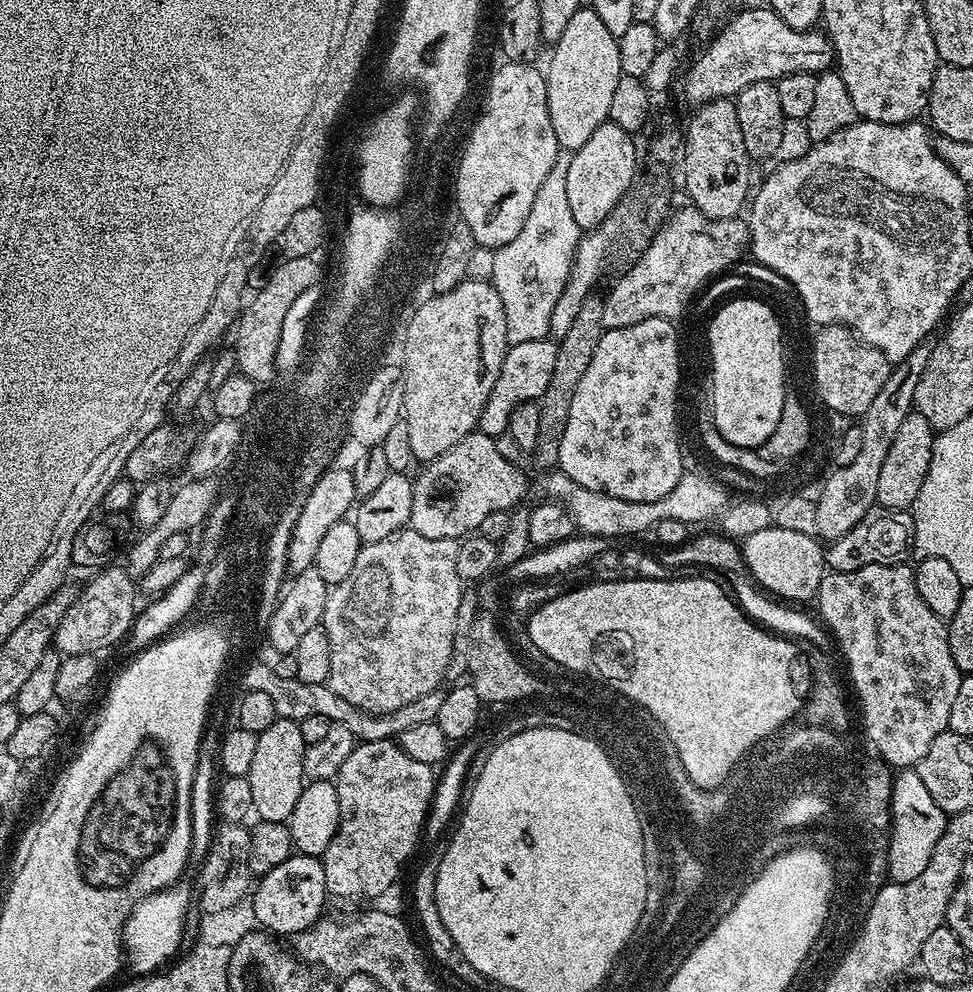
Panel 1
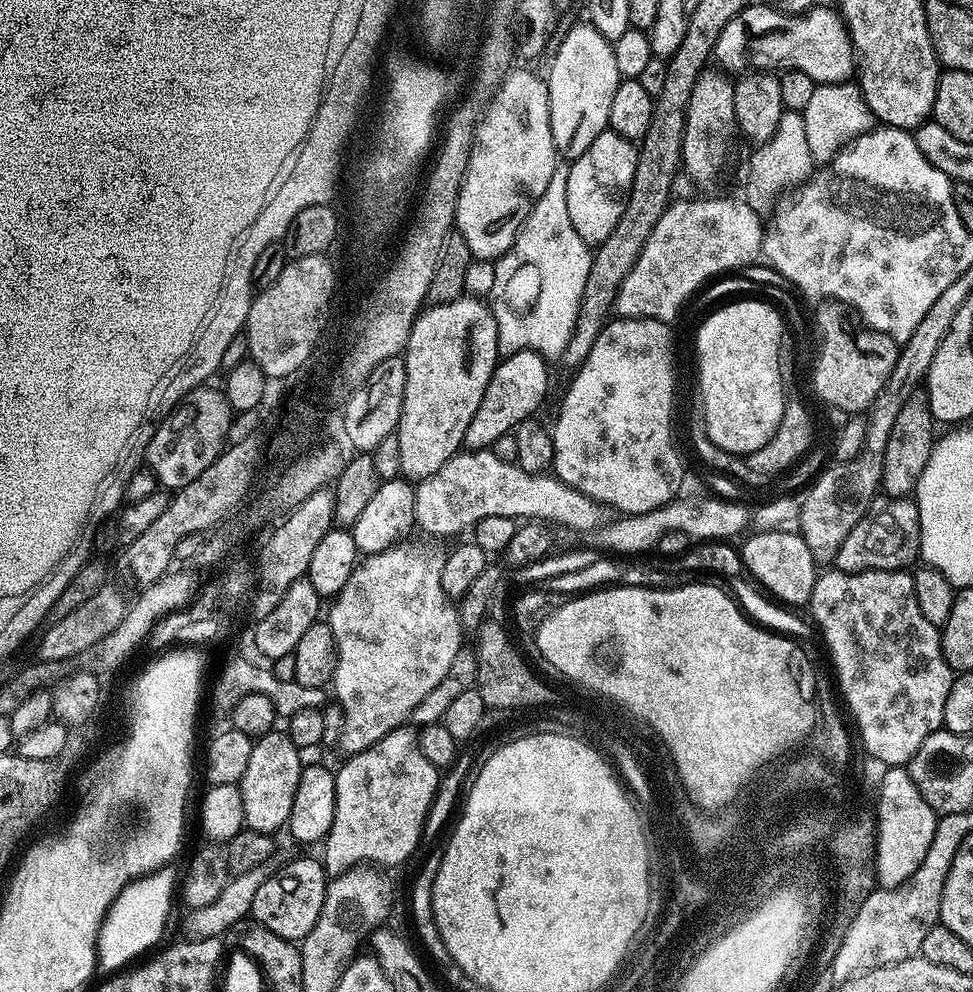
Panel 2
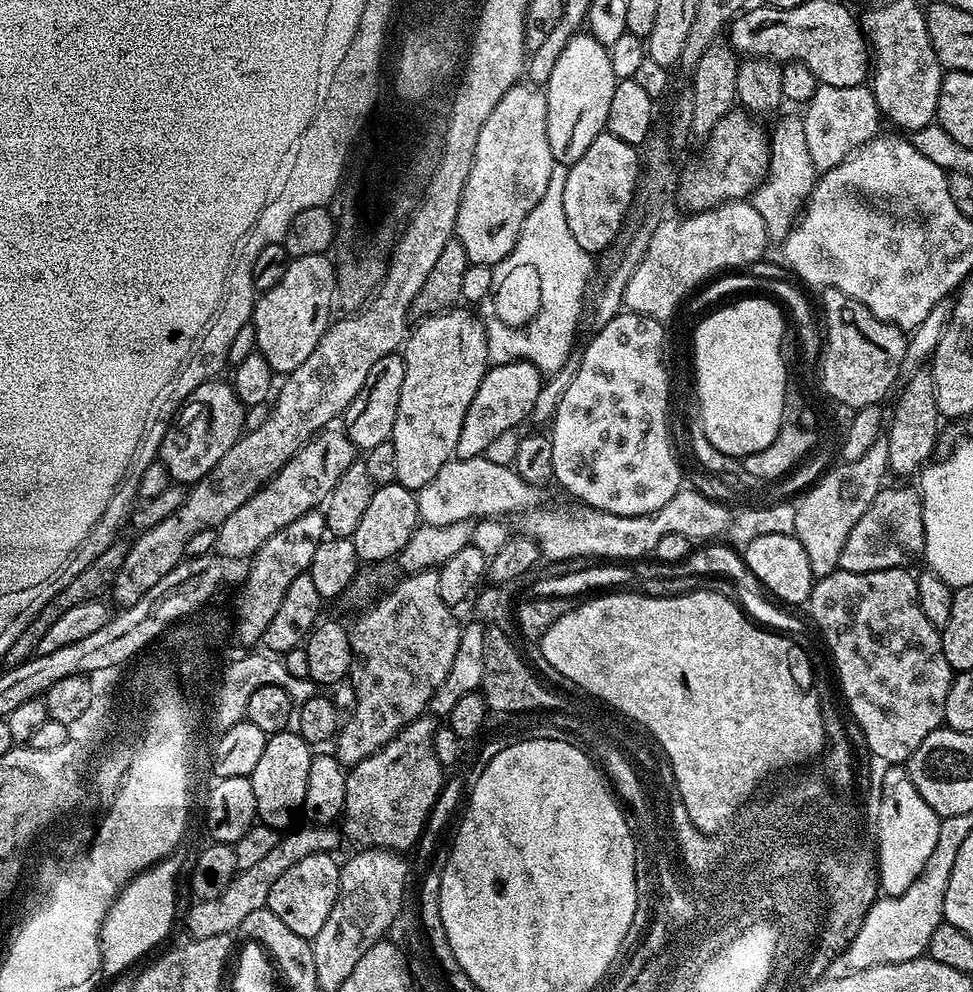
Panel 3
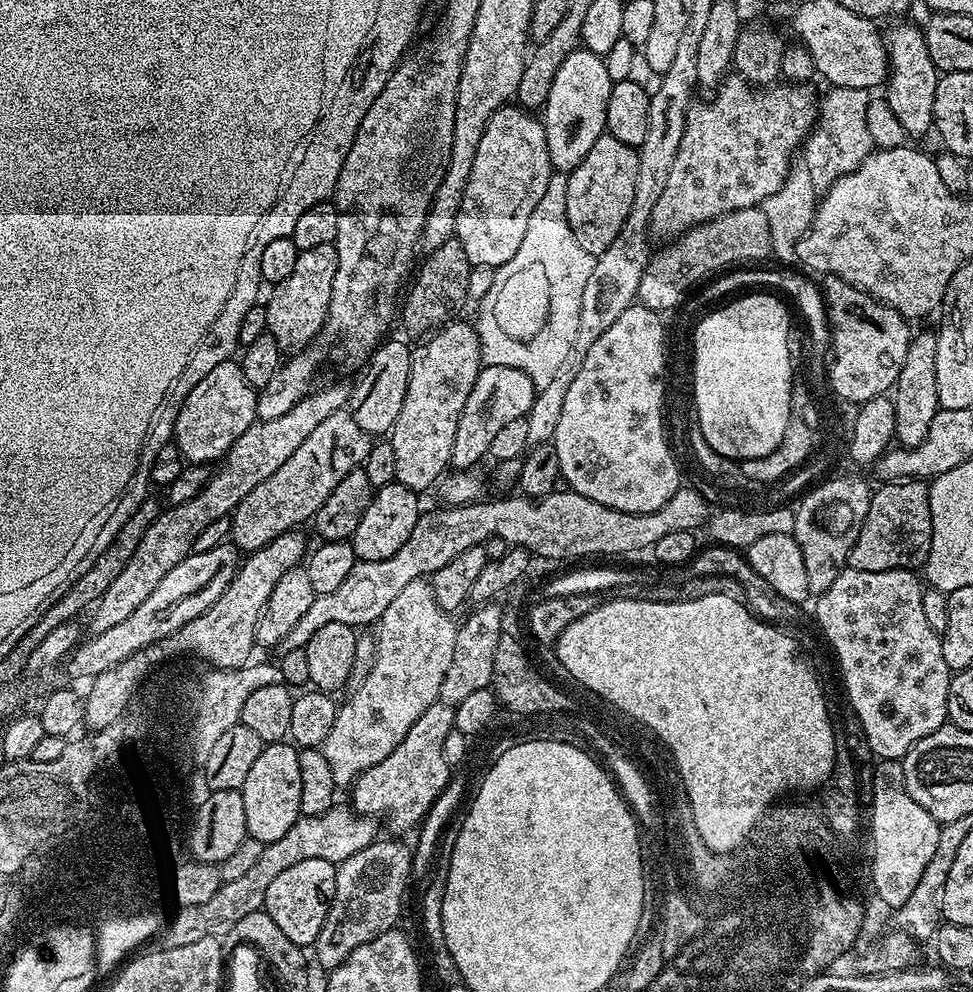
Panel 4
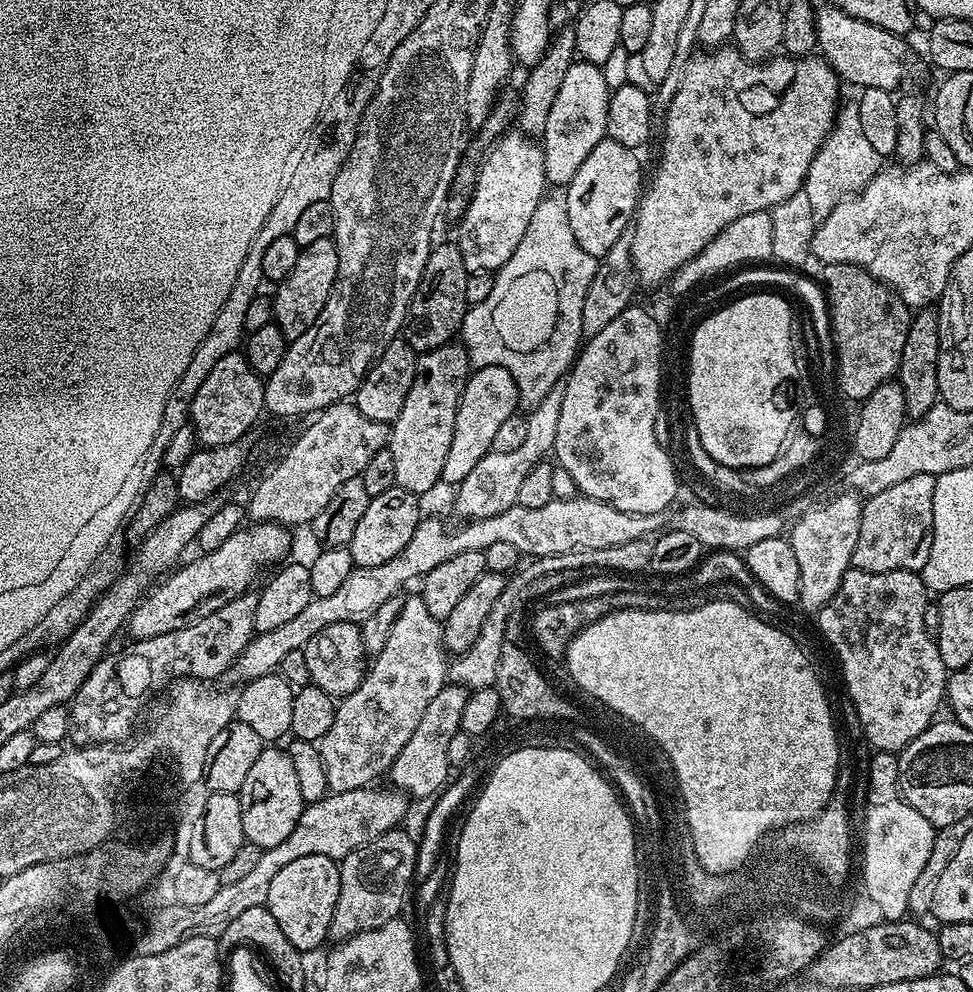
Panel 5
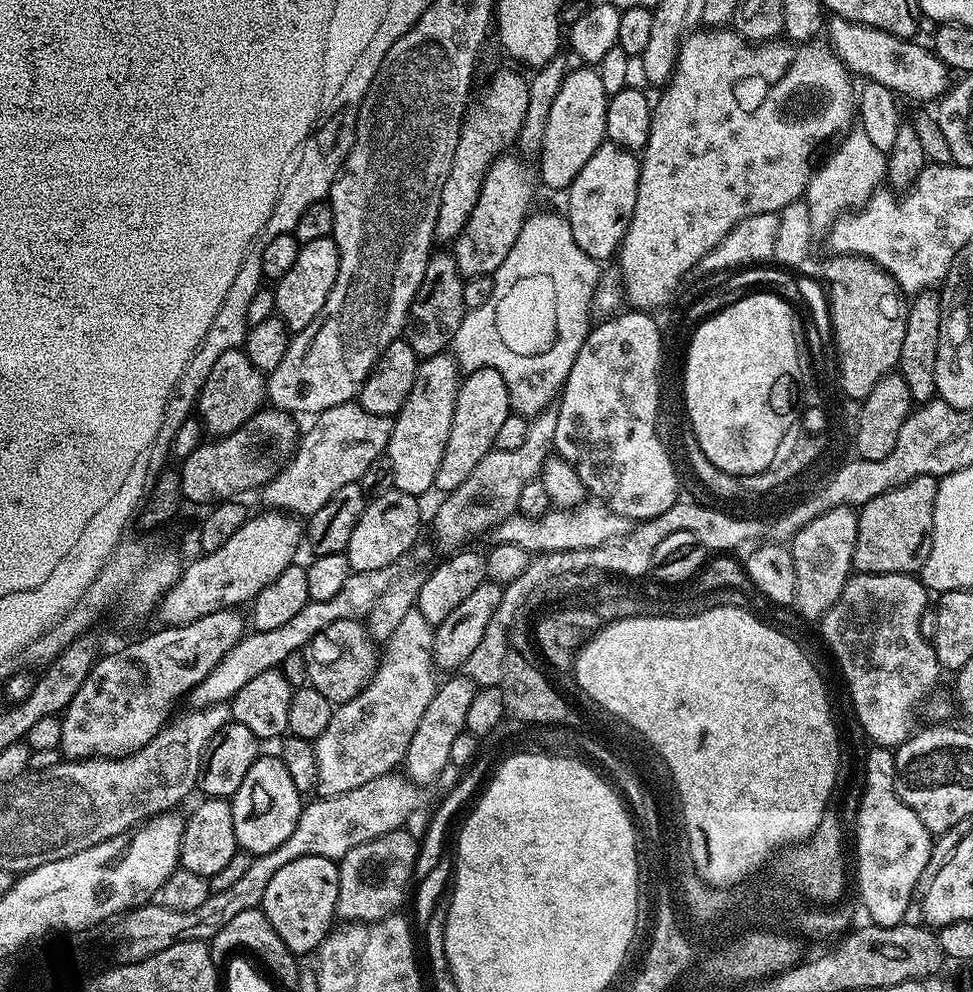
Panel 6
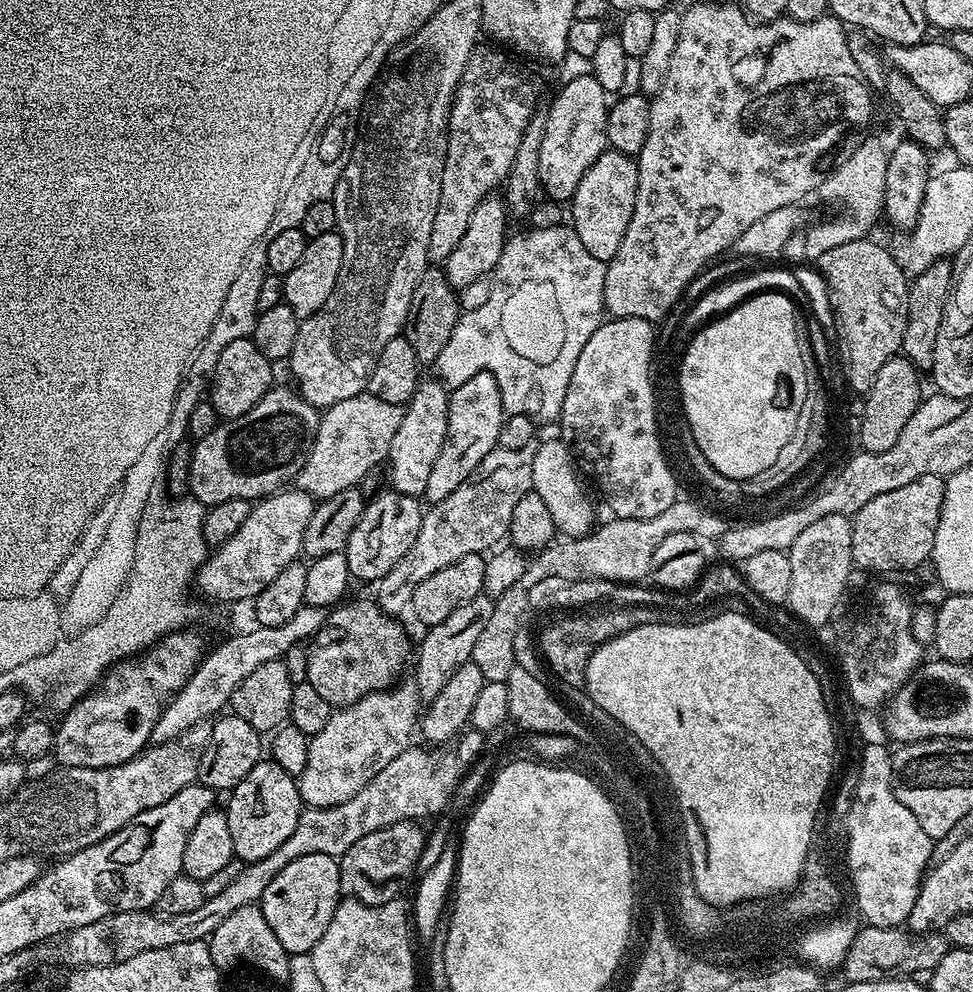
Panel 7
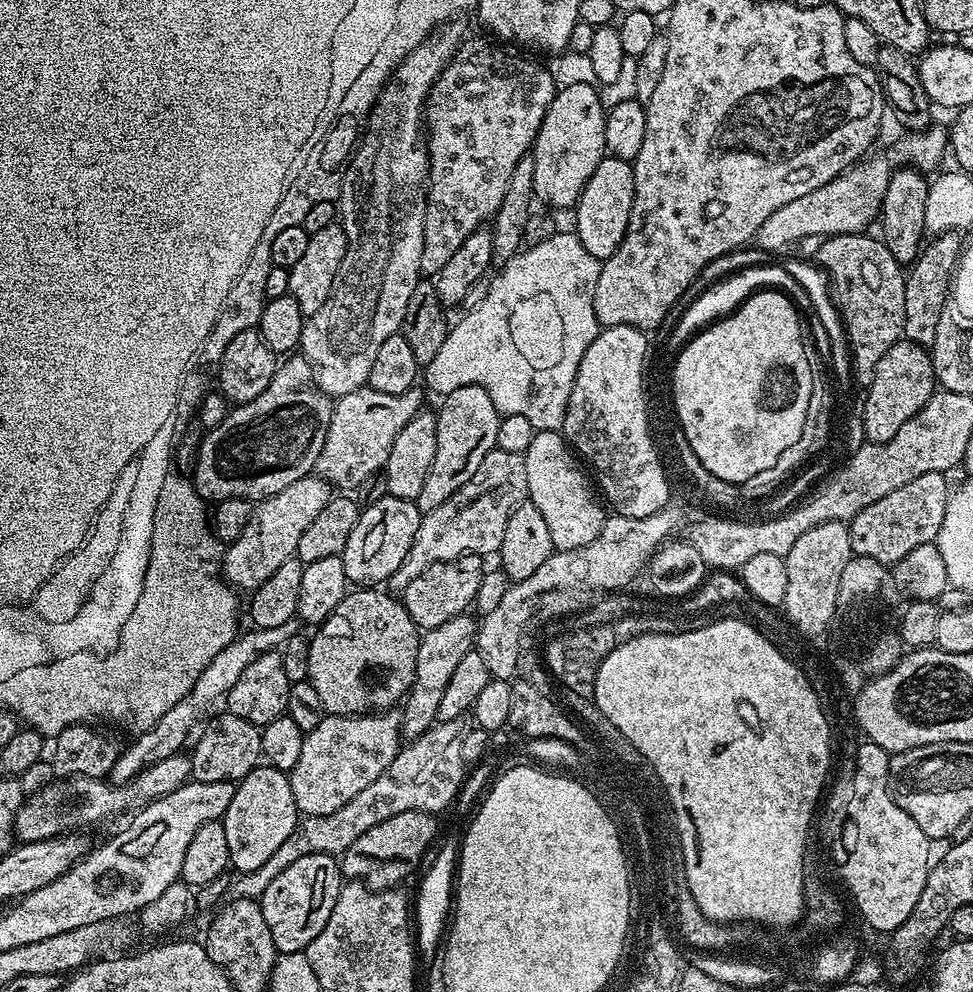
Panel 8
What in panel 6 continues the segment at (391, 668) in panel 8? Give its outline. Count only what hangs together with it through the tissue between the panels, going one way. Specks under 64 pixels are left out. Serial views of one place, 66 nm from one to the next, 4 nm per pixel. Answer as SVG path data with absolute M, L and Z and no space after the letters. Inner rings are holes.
M339 620L330 622L308 647L303 649L307 683L324 694L333 704L339 706L352 700L372 681L378 663L378 648L367 627L360 620Z

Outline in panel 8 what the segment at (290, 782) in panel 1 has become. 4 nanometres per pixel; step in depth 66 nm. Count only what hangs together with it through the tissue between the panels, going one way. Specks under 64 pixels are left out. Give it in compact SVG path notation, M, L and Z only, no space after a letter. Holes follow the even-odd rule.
M258 766L249 776L236 784L234 798L222 818L226 830L226 846L230 850L229 865L237 873L258 870L297 826L298 813L294 794L290 790L288 773L271 766Z

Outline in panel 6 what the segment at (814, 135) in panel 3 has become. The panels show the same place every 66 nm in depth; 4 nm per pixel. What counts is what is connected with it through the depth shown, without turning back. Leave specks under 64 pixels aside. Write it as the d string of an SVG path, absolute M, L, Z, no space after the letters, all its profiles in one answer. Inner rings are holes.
M861 130L851 131L841 139L842 143L820 167L813 171L811 181L804 195L808 208L813 241L825 243L832 227L846 213L859 210L883 185L887 177L887 153L874 146Z

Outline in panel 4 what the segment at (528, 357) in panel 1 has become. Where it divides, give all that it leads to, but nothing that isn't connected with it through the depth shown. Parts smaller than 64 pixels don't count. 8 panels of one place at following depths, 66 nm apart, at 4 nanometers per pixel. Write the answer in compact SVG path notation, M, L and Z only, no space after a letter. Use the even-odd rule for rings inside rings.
M510 366L481 367L474 382L474 390L470 390L470 398L466 398L466 406L462 406L462 414L458 418L454 447L450 449L451 467L456 470L475 469L475 464L488 456L490 441L502 431L502 426L514 422L514 418L525 418L528 415L537 391L530 378L522 374L522 370L514 370Z

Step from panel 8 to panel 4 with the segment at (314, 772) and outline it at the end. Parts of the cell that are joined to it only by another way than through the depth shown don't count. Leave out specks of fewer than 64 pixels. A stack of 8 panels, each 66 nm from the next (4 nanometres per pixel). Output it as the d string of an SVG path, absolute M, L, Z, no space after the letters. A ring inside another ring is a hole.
M427 579L410 582L410 586L406 586L406 590L402 590L402 594L398 594L398 598L394 598L394 602L390 602L390 606L386 606L386 610L381 614L378 621L380 633L376 632L374 636L377 646L377 661L374 663L374 670L367 675L362 690L353 696L348 696L345 699L345 704L341 703L337 707L334 726L331 727L330 734L326 735L326 740L322 745L326 763L334 773L334 782L338 786L351 786L362 773L370 770L370 766L378 766L378 762L383 762L384 759L390 758L390 754L394 754L398 742L402 742L402 738L406 738L406 734L410 734L410 726L414 726L414 722L418 722L418 718L422 718L422 714L426 714L426 710L430 710L430 706L439 701L440 691L442 690L442 678L446 678L446 670L450 667L450 658L454 658L454 642L456 641L457 625L455 623L452 624L452 620L453 617L449 613L444 612L442 606L438 606L438 602L434 598L432 585Z

